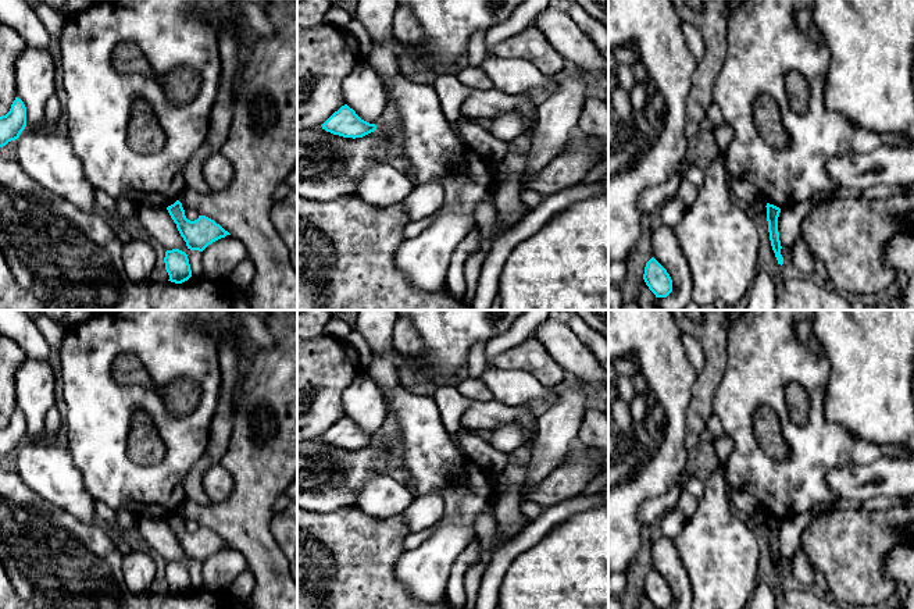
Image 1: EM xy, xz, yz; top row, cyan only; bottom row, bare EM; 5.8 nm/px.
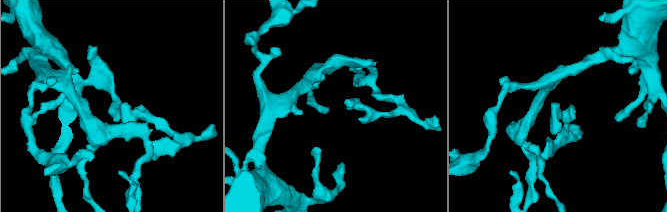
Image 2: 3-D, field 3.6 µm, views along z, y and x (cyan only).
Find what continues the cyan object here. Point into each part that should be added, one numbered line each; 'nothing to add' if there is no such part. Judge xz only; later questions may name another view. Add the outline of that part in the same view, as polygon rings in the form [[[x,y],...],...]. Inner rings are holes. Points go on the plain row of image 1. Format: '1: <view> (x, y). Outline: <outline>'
nothing to add

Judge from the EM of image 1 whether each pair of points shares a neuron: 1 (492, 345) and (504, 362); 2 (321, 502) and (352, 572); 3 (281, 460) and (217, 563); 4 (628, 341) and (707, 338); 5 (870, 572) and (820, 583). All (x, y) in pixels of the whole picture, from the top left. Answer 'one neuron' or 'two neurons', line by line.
1: two neurons
2: two neurons
3: two neurons
4: two neurons
5: two neurons

